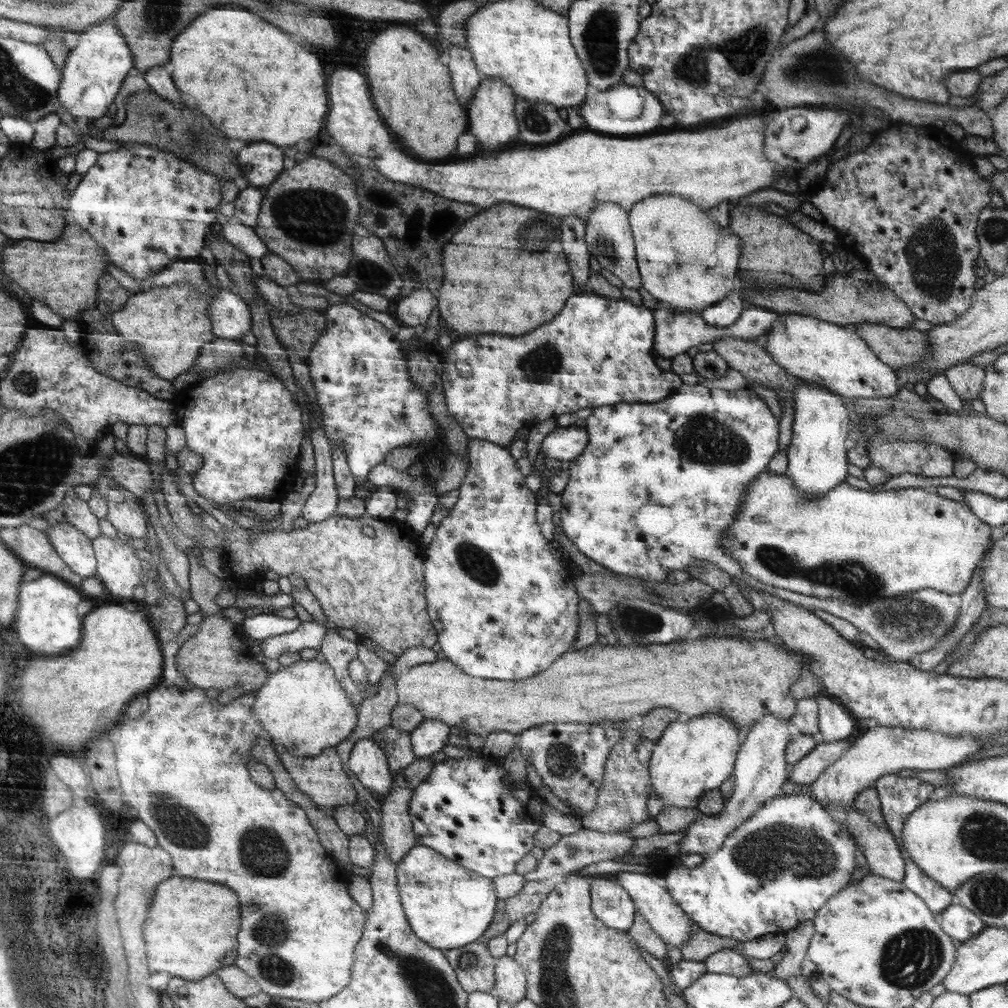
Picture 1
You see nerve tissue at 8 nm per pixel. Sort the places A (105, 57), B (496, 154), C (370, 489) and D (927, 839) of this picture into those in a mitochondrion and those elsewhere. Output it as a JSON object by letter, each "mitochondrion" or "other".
{"A":"other","B":"other","C":"other","D":"other"}

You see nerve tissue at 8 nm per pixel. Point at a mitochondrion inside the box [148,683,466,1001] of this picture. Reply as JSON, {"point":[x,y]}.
{"point":[270,929]}

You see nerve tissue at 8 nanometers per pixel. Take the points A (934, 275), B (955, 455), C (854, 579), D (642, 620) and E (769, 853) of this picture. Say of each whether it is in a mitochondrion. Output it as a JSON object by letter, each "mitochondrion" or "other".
{"A":"mitochondrion","B":"other","C":"mitochondrion","D":"mitochondrion","E":"mitochondrion"}

